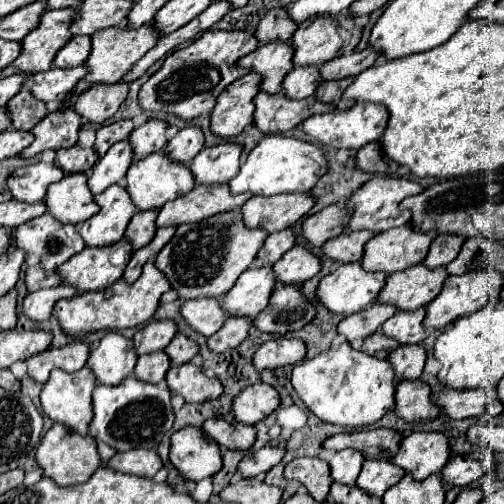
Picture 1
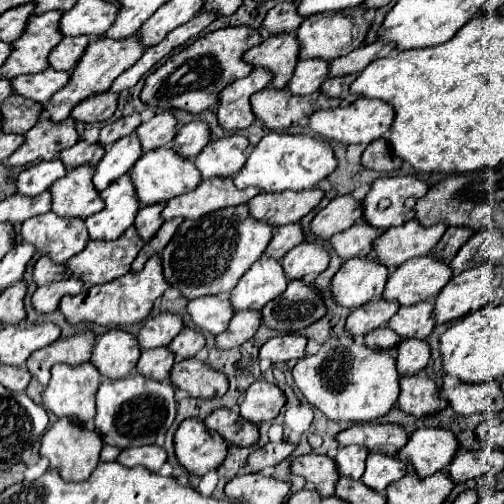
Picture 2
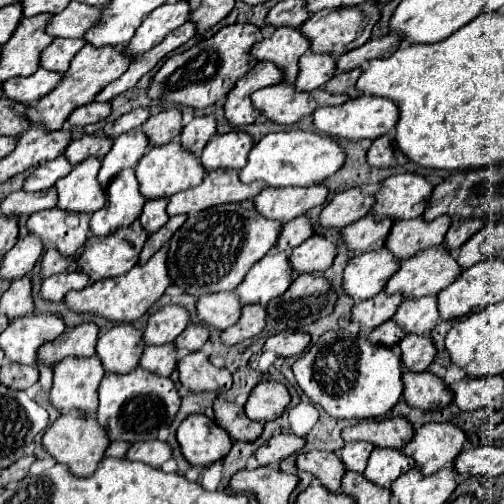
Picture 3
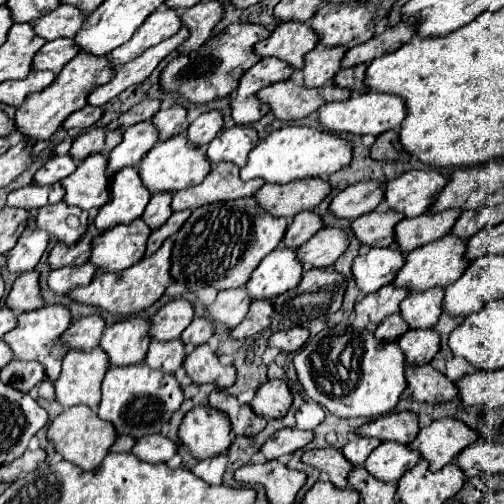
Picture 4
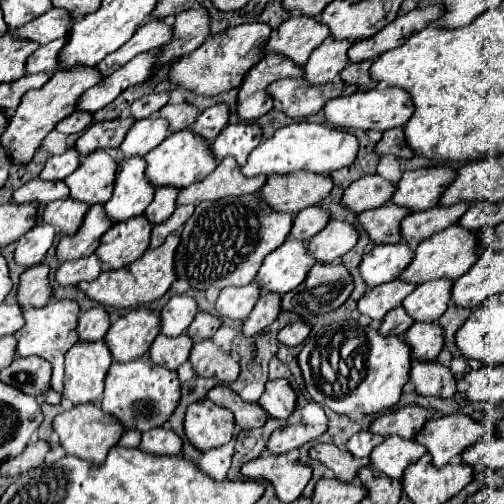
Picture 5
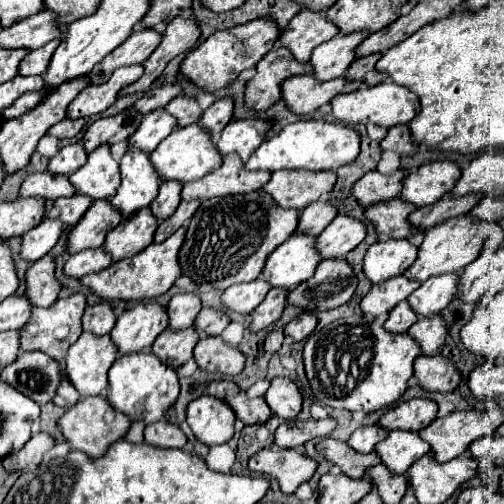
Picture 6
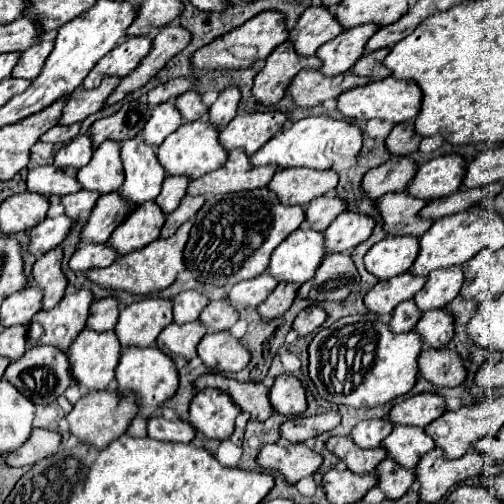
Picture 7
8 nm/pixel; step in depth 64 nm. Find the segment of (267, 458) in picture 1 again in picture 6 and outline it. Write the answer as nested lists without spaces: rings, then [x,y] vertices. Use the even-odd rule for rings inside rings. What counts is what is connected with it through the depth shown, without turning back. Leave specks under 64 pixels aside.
[[[324,418],[324,420],[318,420],[318,422],[310,420],[310,422],[300,422],[300,424],[298,422],[284,422],[276,430],[274,446],[284,448],[284,450],[292,450],[292,448],[306,444],[312,438],[328,436],[334,428],[336,428],[334,418]]]

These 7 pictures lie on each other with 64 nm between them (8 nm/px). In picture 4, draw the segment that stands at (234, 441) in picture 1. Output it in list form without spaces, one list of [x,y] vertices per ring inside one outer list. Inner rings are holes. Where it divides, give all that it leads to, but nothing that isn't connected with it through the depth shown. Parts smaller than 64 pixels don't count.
[[[222,390],[210,394],[210,406],[228,414],[232,432],[236,436],[256,436],[256,432],[262,432],[266,426],[266,420],[256,416],[248,404],[240,404],[234,396],[224,394]]]

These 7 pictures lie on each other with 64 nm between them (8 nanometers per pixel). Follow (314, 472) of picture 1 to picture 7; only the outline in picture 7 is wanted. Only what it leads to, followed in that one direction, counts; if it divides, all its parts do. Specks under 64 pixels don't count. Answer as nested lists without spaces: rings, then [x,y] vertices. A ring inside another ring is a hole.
[[[340,436],[328,438],[326,448],[338,460],[342,460],[350,472],[356,472],[356,474],[370,474],[386,458],[386,452],[382,448],[362,450],[350,438],[340,438]]]

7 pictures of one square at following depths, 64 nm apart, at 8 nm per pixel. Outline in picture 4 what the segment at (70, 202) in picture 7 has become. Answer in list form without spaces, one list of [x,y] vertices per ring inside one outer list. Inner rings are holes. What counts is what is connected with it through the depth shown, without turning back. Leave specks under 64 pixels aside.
[[[64,202],[52,204],[52,206],[44,206],[38,210],[36,216],[36,228],[48,232],[50,236],[54,236],[58,242],[64,242],[66,246],[74,246],[76,242],[80,242],[80,238],[84,238],[86,230],[88,230],[88,212],[68,206]],[[68,216],[76,216],[80,218],[78,226],[68,226]]]

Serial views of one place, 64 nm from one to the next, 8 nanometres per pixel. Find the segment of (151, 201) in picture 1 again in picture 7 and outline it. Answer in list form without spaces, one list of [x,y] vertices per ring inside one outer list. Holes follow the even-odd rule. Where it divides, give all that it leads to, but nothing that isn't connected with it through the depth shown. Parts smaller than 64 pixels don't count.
[[[196,120],[196,122],[186,122],[182,124],[176,132],[172,132],[156,150],[158,162],[166,170],[166,176],[188,176],[190,180],[200,178],[226,162],[226,150],[218,142],[218,130],[206,122],[206,120]]]

